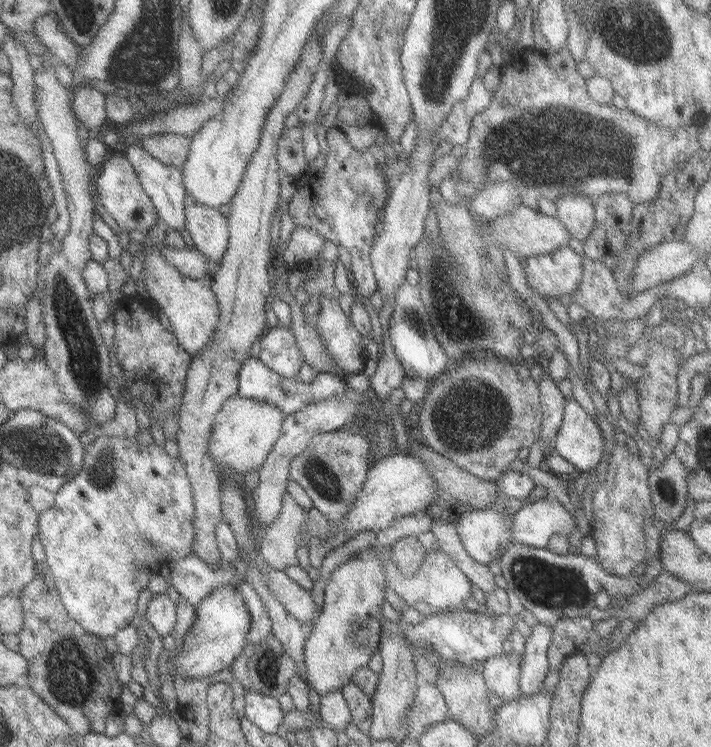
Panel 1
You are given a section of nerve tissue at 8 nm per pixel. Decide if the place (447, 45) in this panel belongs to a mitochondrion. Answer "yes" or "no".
yes

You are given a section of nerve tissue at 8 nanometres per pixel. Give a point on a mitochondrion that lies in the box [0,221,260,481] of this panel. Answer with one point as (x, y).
(85, 364)

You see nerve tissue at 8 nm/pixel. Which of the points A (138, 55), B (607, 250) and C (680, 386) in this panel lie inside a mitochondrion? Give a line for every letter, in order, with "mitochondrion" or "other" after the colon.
A: mitochondrion
B: other
C: other

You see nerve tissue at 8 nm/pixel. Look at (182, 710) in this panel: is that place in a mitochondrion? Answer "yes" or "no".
no

